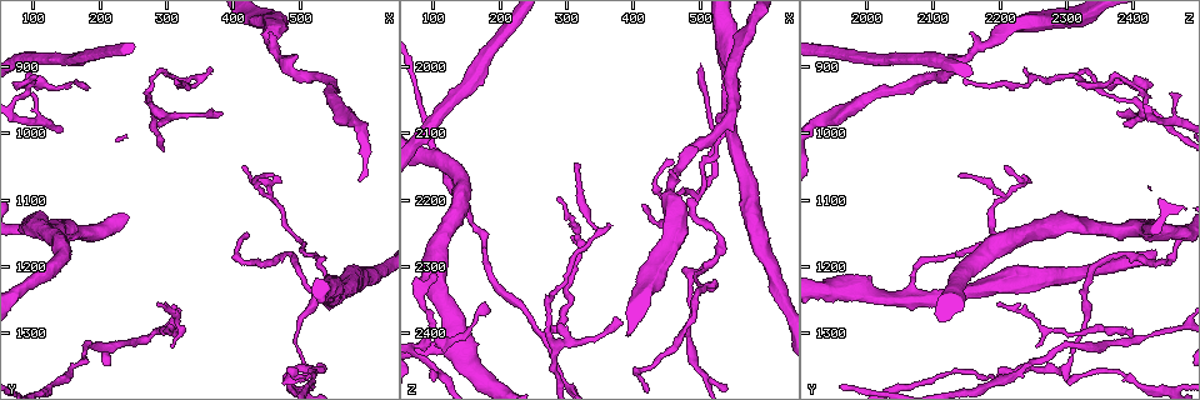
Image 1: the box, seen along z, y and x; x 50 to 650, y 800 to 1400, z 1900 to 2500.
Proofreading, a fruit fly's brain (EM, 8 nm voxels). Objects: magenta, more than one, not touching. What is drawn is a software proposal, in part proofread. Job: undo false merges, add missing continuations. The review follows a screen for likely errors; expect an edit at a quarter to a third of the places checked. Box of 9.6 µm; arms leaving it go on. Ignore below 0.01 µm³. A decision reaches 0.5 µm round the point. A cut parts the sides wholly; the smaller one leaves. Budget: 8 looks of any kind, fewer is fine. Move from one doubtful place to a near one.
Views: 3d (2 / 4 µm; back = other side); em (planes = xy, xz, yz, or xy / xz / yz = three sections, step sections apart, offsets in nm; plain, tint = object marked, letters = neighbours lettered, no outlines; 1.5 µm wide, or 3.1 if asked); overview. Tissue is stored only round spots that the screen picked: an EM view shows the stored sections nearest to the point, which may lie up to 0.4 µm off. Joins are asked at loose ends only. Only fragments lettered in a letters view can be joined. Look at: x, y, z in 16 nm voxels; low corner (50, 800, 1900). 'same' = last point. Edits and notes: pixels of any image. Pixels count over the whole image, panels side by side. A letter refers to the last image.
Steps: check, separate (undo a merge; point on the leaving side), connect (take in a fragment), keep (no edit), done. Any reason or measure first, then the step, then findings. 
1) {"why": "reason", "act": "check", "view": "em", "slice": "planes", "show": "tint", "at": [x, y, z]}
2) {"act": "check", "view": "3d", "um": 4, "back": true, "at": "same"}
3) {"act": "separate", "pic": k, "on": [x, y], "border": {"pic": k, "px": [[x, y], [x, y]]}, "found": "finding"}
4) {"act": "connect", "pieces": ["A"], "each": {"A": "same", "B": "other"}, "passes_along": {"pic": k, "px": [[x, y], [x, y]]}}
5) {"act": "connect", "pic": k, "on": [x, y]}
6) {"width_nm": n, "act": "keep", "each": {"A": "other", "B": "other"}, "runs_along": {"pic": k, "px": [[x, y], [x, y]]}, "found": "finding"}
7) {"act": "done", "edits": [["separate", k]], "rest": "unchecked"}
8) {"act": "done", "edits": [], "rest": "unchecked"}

{"why": "thin end", "act": "check", "view": "3d", "um": 4, "at": [290, 985, 2380]}

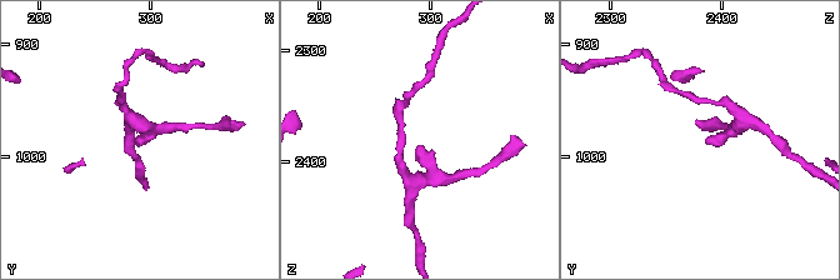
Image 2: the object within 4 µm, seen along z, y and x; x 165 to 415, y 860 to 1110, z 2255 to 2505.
{"act": "check", "view": "em", "slice": "xy", "step": 8, "show": "plain", "at": [292, 984, 2386]}

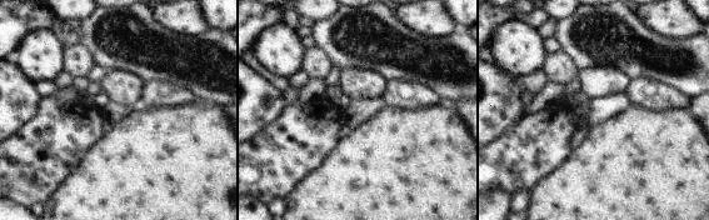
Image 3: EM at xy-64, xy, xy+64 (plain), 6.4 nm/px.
{"act": "check", "view": "em", "slice": "xy", "step": 8, "show": "letters", "at": "same"}

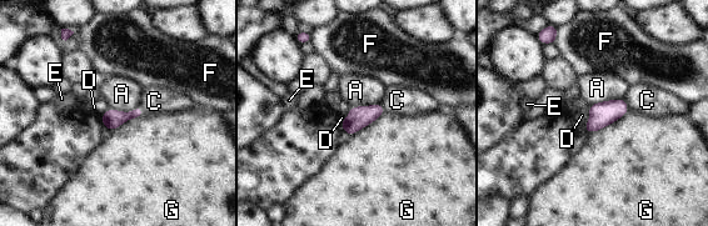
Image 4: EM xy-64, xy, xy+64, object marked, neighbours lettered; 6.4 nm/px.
{"longest_contact_nm": ["G", 300], "act": "keep", "each": {"A": "other", "C": "other", "D": "other", "E": "other", "F": "other", "G": "other"}, "border": {"pic": 4, "px": [[623, 98], [593, 103], [589, 106]]}, "found": "no lettered fragment goes on from it"}

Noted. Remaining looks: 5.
{"why": "sudden change in width", "act": "check", "view": "em", "slice": "xz", "step": 4, "show": "tint", "at": [105, 930, 2410]}

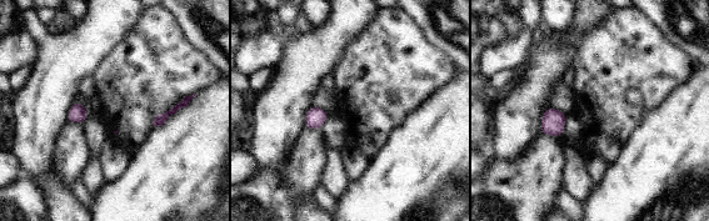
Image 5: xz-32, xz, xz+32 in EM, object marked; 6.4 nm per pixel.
{"why": "another direction", "act": "check", "view": "em", "slice": "planes", "show": "tint", "at": "same"}

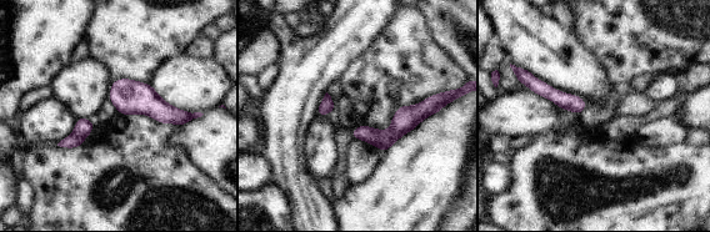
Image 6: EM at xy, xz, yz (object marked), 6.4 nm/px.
{"why": "see the neighbours", "act": "check", "view": "em", "slice": "planes", "show": "letters", "at": "same"}

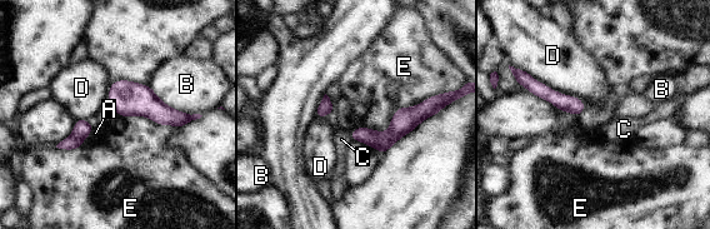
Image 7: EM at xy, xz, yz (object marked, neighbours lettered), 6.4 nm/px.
{"width_nm": 90, "act": "keep", "each": {"A": "other", "B": "other", "C": "other", "D": "other", "E": "other"}, "border": {"pic": 7, "px": [[440, 93], [355, 129]]}, "found": "all the same neuron"}

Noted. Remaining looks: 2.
{"why": "thin end", "act": "check", "view": "em", "slice": "planes", "show": "tint", "at": [310, 1315, 2255]}

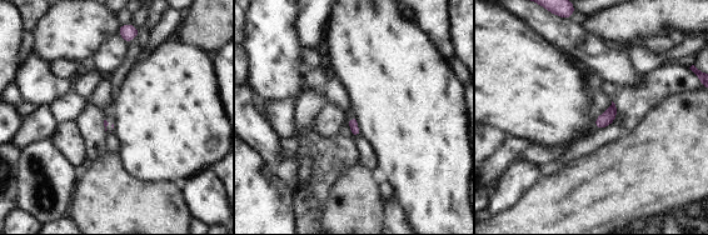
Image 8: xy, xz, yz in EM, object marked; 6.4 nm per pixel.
{"act": "check", "view": "em", "slice": "planes", "show": "letters", "at": "same"}

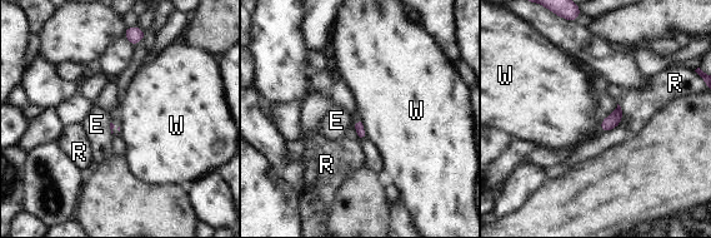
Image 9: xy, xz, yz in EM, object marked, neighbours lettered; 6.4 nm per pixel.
{"act": "keep", "each": {"E": "other", "R": "other", "W": "other"}, "border": {"pic": 9, "px": [[360, 122], [367, 138]]}, "found": "no lettered fragment goes on from it"}

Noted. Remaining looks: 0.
{"act": "done", "edits": [], "rest": "unchecked"}

